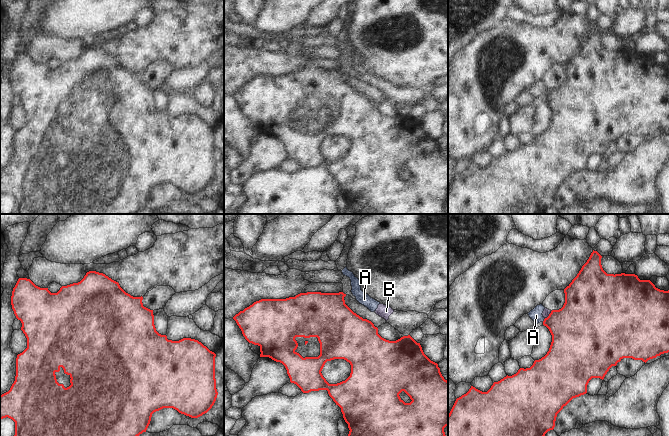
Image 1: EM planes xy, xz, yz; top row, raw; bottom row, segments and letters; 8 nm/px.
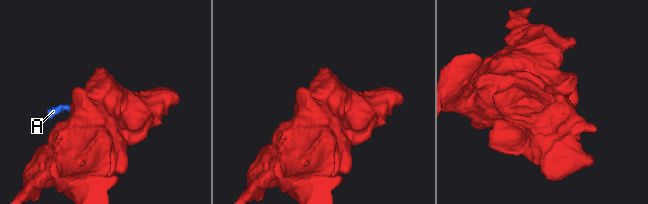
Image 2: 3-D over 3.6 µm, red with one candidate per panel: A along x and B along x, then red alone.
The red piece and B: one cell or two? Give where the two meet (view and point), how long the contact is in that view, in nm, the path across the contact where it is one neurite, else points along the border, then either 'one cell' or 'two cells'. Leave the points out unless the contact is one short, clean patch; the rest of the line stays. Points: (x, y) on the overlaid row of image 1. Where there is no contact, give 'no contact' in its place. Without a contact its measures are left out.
yz (549, 315) | 80 nm | along yz (551, 311), (545, 318) | two cells

